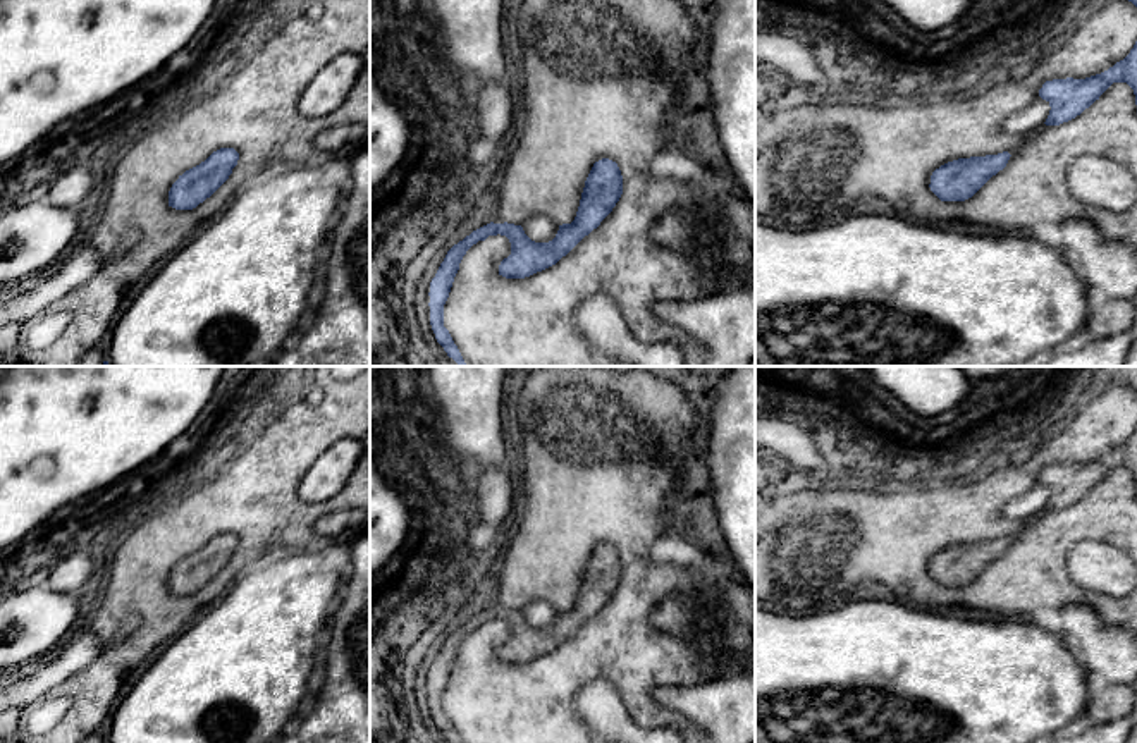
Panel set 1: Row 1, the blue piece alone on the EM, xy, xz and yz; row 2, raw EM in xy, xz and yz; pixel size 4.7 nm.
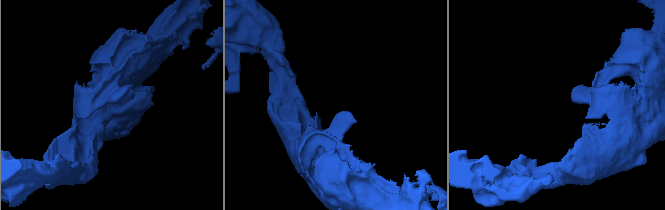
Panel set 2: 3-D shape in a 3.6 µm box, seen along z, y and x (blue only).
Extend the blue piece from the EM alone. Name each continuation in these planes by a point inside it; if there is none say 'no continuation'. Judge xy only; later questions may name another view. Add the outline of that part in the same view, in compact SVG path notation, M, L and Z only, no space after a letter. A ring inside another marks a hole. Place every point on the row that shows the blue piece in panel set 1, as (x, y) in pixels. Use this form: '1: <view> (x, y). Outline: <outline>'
no continuation

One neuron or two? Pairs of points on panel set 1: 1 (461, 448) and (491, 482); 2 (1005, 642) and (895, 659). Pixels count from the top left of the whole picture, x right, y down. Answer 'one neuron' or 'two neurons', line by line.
1: two neurons
2: one neuron

